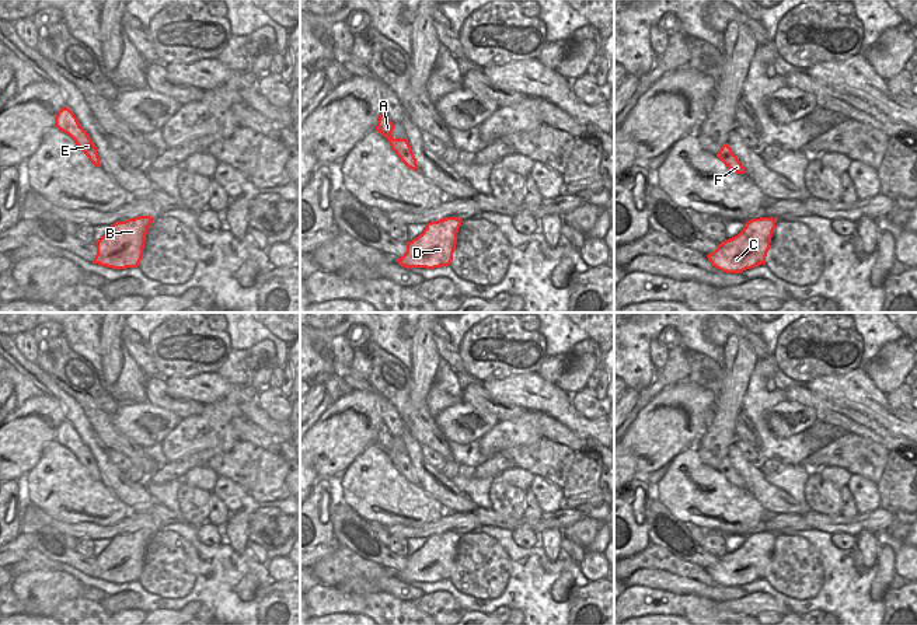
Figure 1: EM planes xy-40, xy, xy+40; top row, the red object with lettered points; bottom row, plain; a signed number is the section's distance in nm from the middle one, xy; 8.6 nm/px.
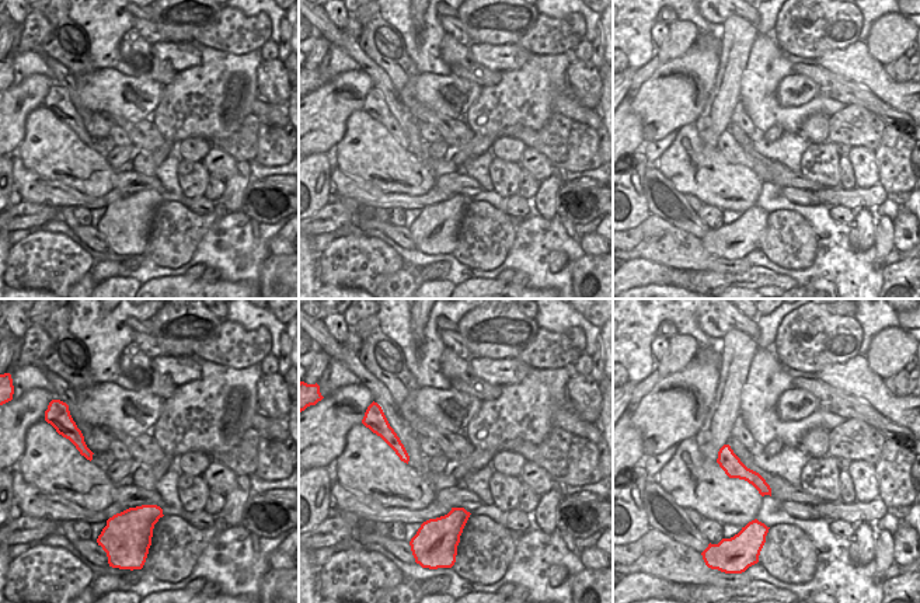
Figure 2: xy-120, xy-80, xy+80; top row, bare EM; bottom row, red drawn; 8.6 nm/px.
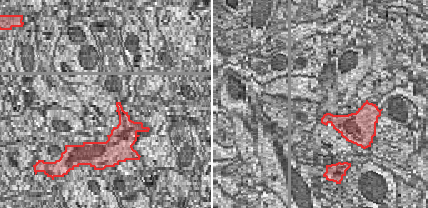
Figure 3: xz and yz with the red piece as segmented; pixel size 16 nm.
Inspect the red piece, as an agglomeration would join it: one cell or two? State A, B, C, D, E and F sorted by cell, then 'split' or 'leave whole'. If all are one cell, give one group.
A B C D E F | leave whole

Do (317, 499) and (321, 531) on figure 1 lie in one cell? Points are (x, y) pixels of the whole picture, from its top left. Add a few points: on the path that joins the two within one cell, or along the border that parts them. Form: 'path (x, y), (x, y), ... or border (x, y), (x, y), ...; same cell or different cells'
path (314, 507), (314, 523); same cell

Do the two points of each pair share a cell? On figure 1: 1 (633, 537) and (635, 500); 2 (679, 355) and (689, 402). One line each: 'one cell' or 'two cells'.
1: one cell
2: two cells

